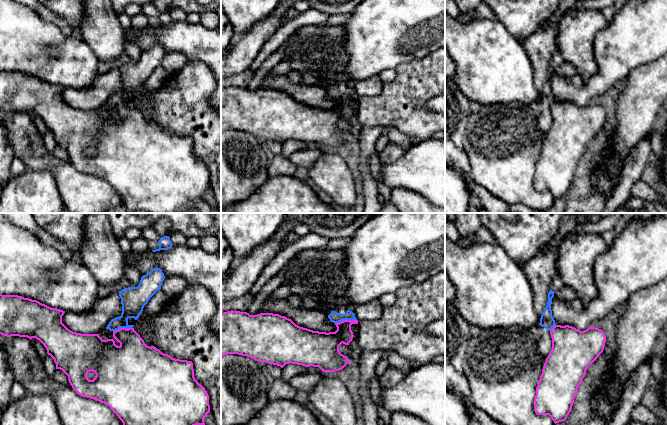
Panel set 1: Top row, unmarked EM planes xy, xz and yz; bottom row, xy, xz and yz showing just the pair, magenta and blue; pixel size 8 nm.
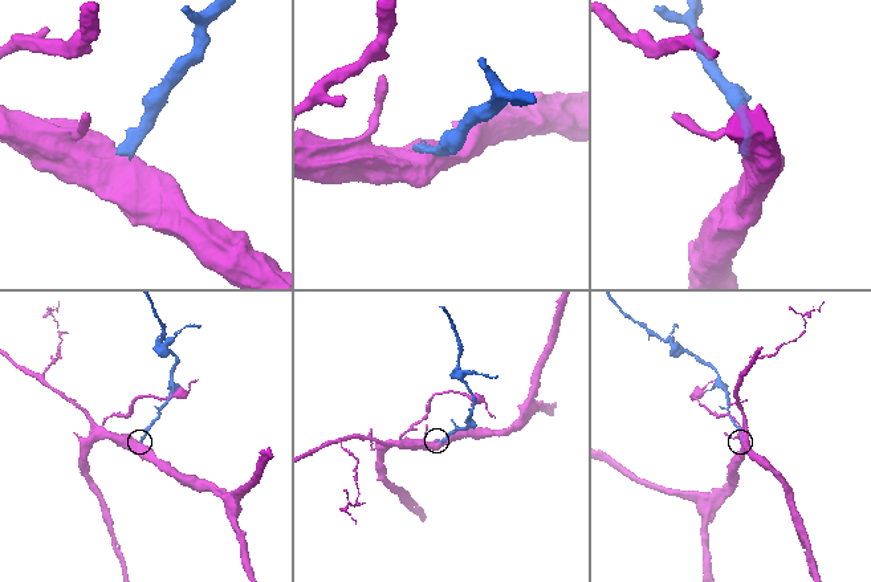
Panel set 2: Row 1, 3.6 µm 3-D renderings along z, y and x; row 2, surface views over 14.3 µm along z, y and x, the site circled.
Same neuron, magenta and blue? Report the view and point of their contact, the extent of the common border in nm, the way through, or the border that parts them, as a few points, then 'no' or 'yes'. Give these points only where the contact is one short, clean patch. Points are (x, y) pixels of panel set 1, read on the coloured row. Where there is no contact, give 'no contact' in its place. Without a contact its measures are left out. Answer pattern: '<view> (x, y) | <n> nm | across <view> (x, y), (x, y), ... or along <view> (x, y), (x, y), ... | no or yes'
xz (345, 320) | 180 nm | along xz (356, 319), (341, 320), (335, 323) | no

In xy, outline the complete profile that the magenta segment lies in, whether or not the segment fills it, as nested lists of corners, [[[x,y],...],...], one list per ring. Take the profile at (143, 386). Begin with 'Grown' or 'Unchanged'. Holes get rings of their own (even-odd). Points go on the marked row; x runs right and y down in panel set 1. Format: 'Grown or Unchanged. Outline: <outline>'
Unchanged. Outline: [[[0,294],[0,334],[7,337],[19,336],[27,337],[30,340],[32,338],[39,340],[46,348],[47,354],[54,359],[56,369],[62,370],[68,376],[72,388],[82,397],[91,398],[109,406],[122,421],[123,425],[205,425],[204,419],[207,414],[210,413],[209,395],[205,388],[195,379],[193,363],[191,361],[172,358],[170,355],[162,353],[154,346],[147,346],[134,328],[119,328],[118,330],[113,331],[113,337],[120,343],[119,346],[115,344],[113,339],[103,340],[99,334],[81,334],[73,332],[62,323],[62,316],[64,313],[65,311],[63,310],[51,308],[37,300],[24,298],[18,295]]]

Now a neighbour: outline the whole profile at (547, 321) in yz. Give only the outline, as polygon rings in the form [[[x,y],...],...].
[[[550,289],[548,302],[541,315],[538,326],[531,328],[511,326],[507,328],[481,329],[479,335],[477,337],[471,337],[467,344],[463,374],[470,387],[472,402],[476,408],[487,413],[493,420],[502,425],[555,425],[549,415],[538,415],[534,411],[536,387],[546,358],[552,349],[550,331],[556,325],[551,310],[554,293]]]

